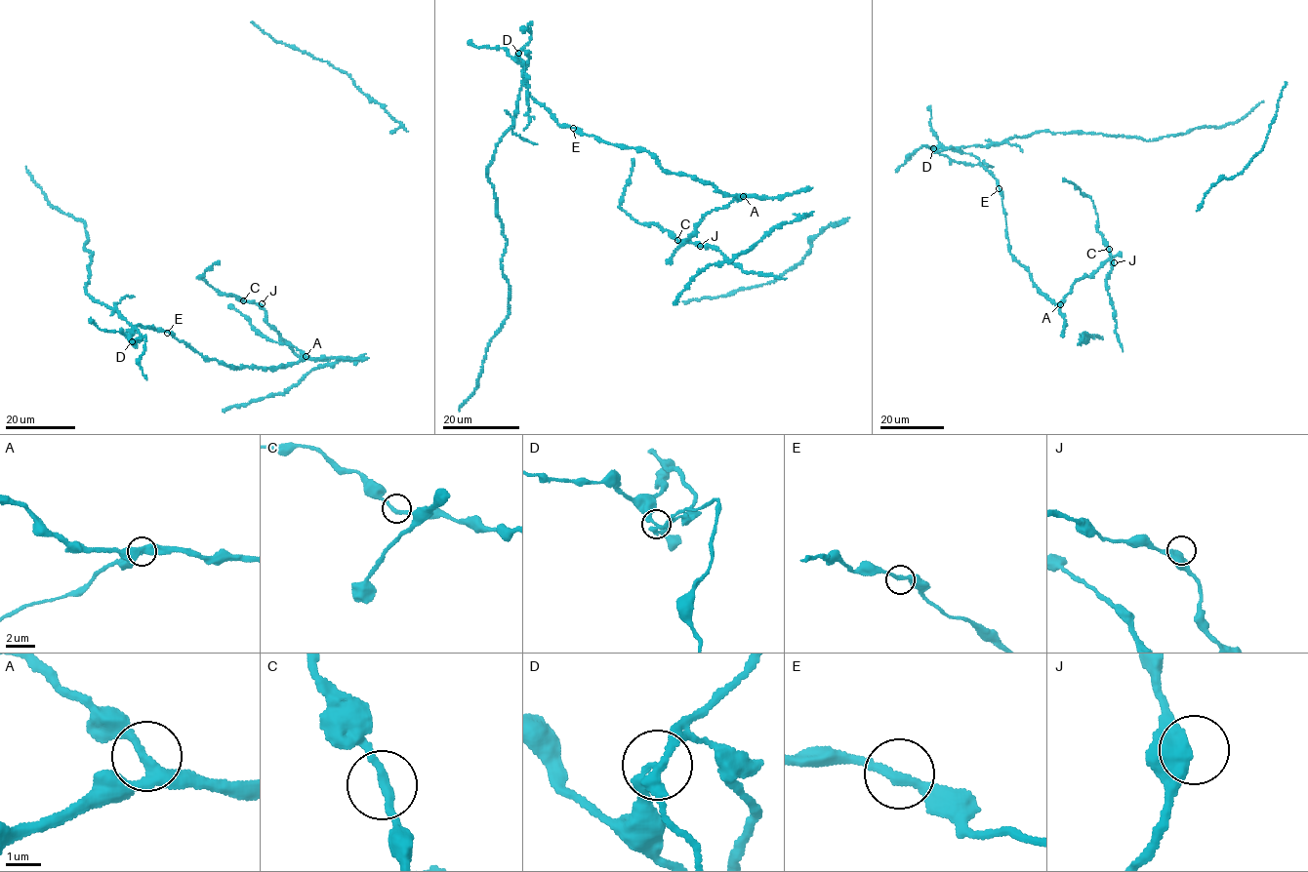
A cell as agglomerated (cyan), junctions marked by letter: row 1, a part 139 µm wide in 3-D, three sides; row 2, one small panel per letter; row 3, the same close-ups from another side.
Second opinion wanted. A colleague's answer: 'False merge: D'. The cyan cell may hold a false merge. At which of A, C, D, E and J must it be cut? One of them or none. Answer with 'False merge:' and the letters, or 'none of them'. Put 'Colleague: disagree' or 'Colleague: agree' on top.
Colleague: agree
False merge: D

